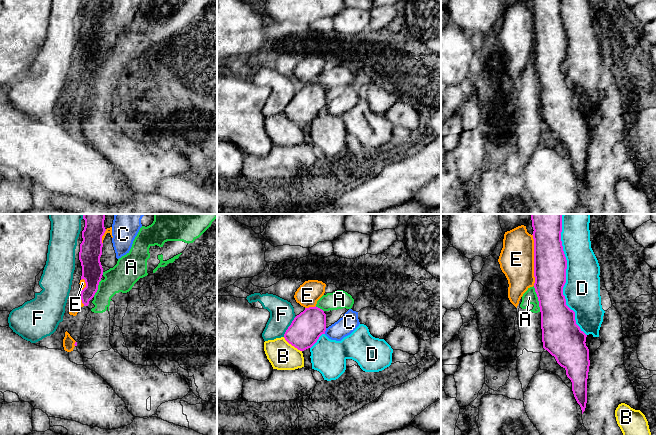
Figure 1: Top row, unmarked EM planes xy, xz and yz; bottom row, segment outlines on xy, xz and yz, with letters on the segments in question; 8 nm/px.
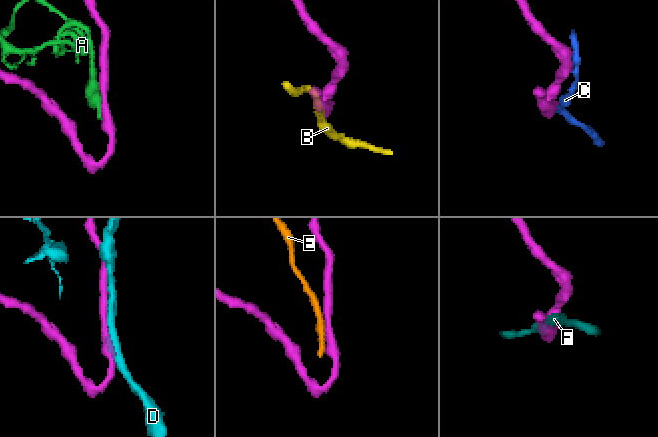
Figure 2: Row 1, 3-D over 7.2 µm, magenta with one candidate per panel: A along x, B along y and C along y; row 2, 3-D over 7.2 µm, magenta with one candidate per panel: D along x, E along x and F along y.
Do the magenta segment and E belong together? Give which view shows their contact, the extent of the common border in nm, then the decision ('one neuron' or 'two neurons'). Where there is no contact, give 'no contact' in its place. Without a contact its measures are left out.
contact in yz; length 420 nm; two neurons

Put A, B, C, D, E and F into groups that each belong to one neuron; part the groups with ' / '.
A / B / C / D / E / F

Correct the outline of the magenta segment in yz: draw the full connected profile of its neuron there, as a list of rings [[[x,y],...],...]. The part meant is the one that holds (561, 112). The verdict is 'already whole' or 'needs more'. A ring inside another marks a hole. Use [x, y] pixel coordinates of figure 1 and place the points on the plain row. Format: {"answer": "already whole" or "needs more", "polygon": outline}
{"answer": "already whole", "polygon": [[[532,0],[534,15],[534,64],[538,73],[541,88],[541,105],[543,124],[555,133],[557,139],[566,146],[567,153],[572,158],[572,167],[582,190],[587,179],[587,155],[590,142],[589,125],[586,122],[587,111],[576,100],[575,88],[566,81],[563,63],[566,59],[567,36],[563,27],[561,8],[562,0]]]}

